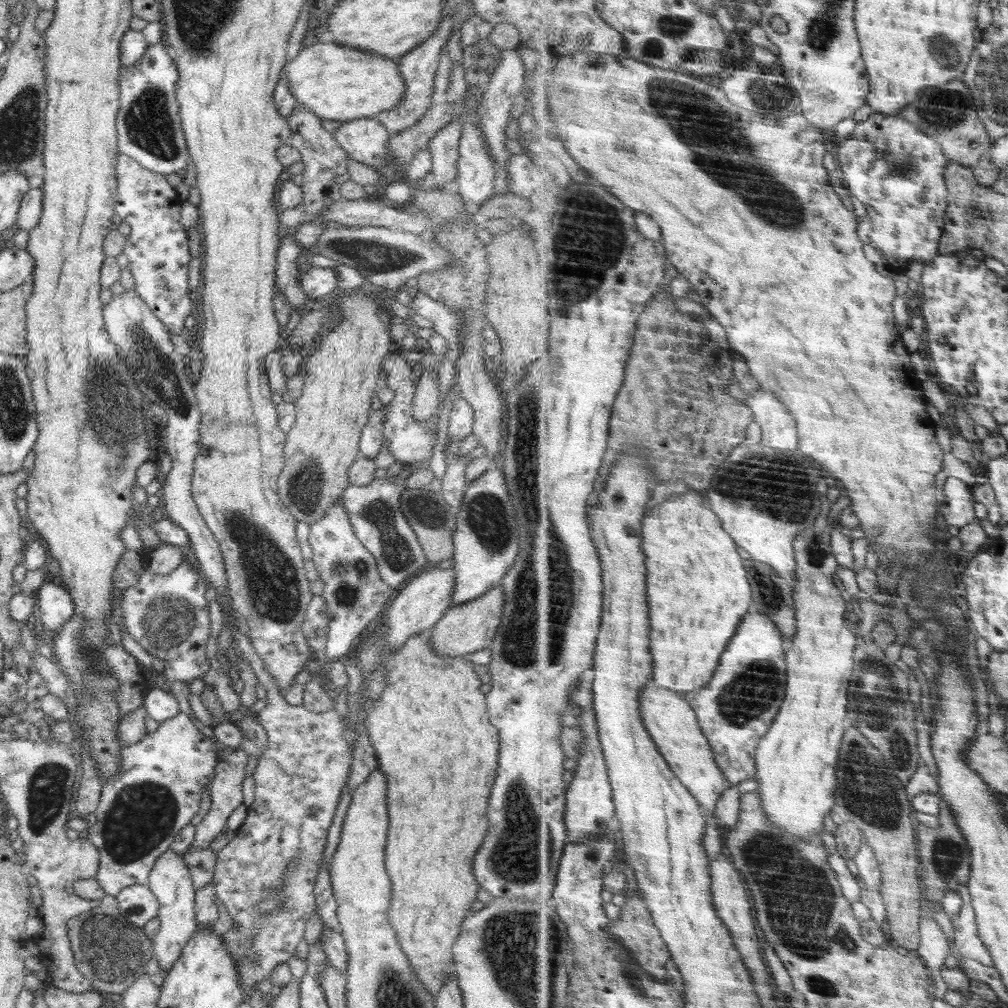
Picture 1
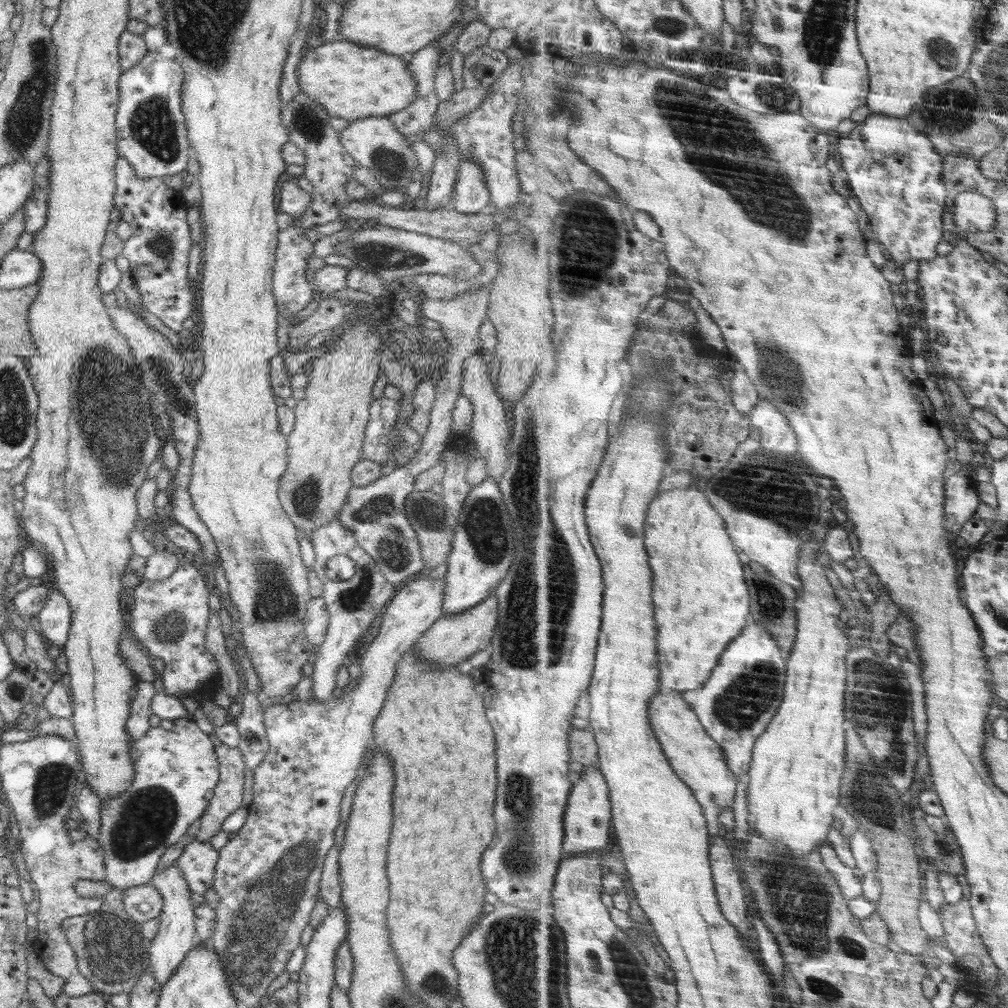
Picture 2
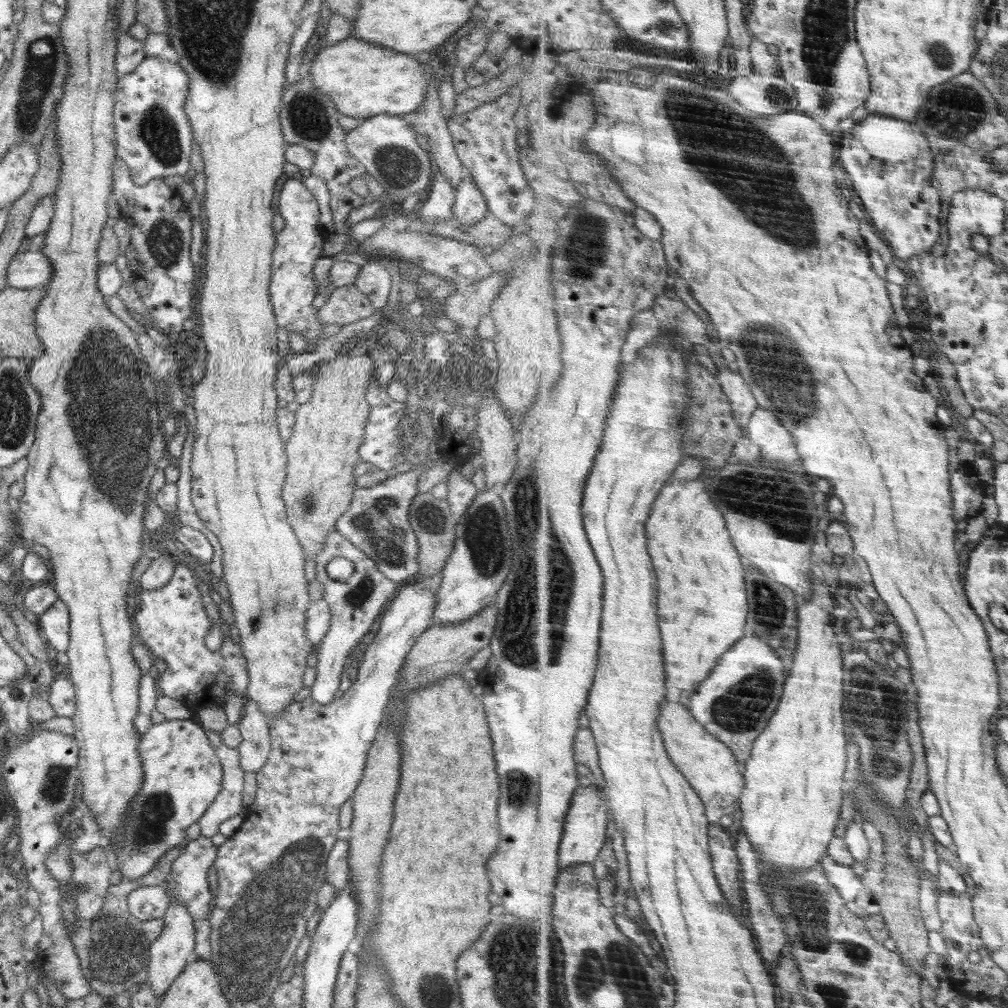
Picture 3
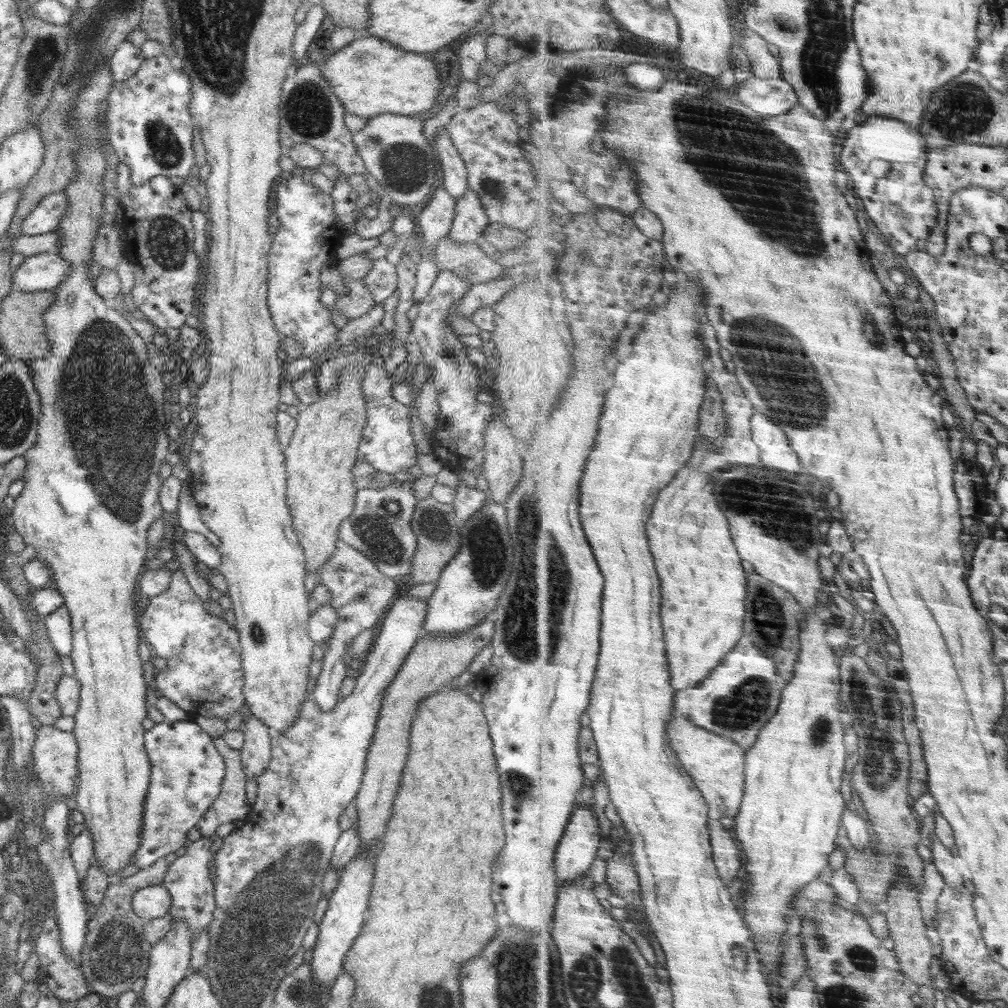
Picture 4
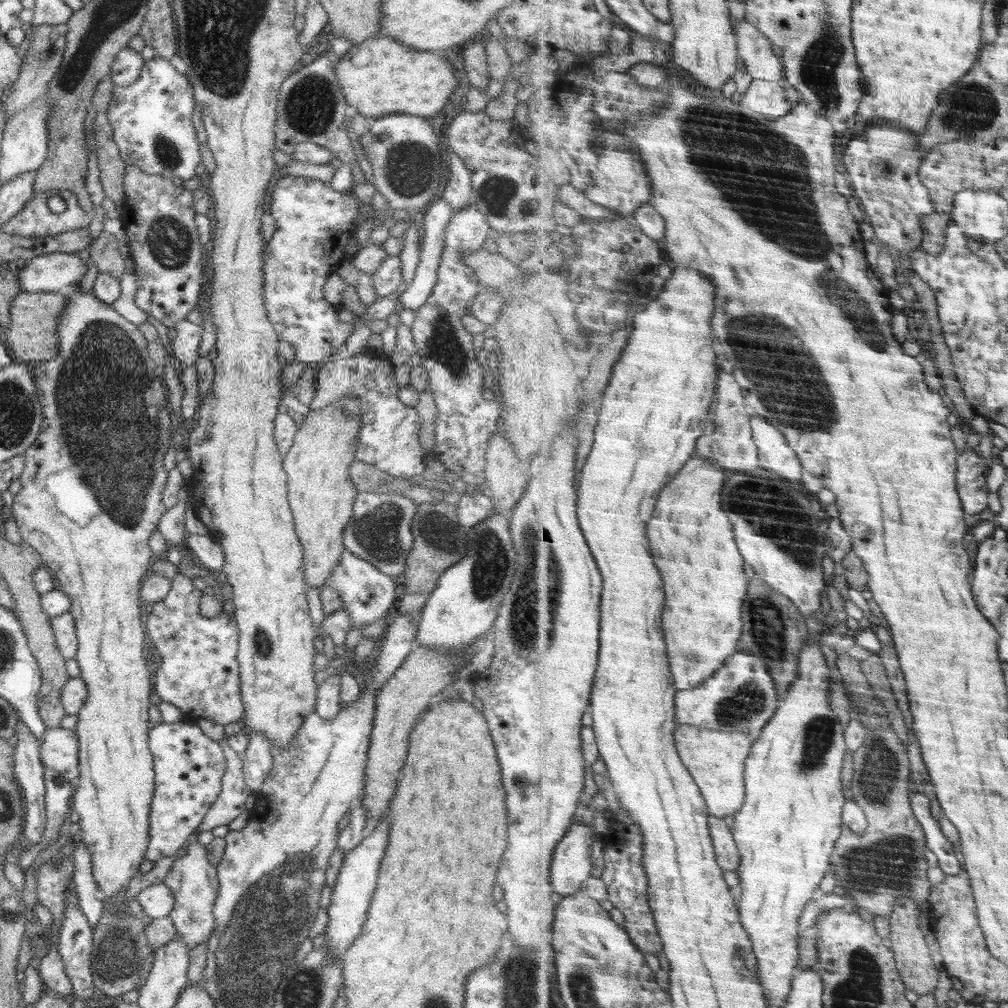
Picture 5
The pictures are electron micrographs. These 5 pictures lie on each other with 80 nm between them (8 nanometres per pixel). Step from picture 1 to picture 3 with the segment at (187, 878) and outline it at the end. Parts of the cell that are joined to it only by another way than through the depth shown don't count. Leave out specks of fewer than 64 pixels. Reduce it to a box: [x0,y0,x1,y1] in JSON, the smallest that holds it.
[149,896,195,1000]

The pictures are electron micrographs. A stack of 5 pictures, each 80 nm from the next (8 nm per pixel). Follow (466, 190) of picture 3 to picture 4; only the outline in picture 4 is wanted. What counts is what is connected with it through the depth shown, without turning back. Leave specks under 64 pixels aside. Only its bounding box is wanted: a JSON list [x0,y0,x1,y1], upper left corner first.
[448,189,490,243]

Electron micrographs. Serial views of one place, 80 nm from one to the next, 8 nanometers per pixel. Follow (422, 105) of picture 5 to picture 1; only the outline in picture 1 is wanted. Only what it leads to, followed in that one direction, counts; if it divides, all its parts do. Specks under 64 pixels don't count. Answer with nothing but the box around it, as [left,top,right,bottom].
[283,42,406,123]

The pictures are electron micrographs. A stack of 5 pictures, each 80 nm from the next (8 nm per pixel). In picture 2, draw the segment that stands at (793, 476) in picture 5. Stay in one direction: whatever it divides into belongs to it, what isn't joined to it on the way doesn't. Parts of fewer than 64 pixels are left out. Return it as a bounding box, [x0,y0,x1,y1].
[750,399,798,454]

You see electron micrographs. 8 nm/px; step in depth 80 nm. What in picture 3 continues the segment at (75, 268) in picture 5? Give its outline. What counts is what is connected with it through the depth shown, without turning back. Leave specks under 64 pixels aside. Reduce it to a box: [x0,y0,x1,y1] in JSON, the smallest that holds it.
[7,250,53,289]

